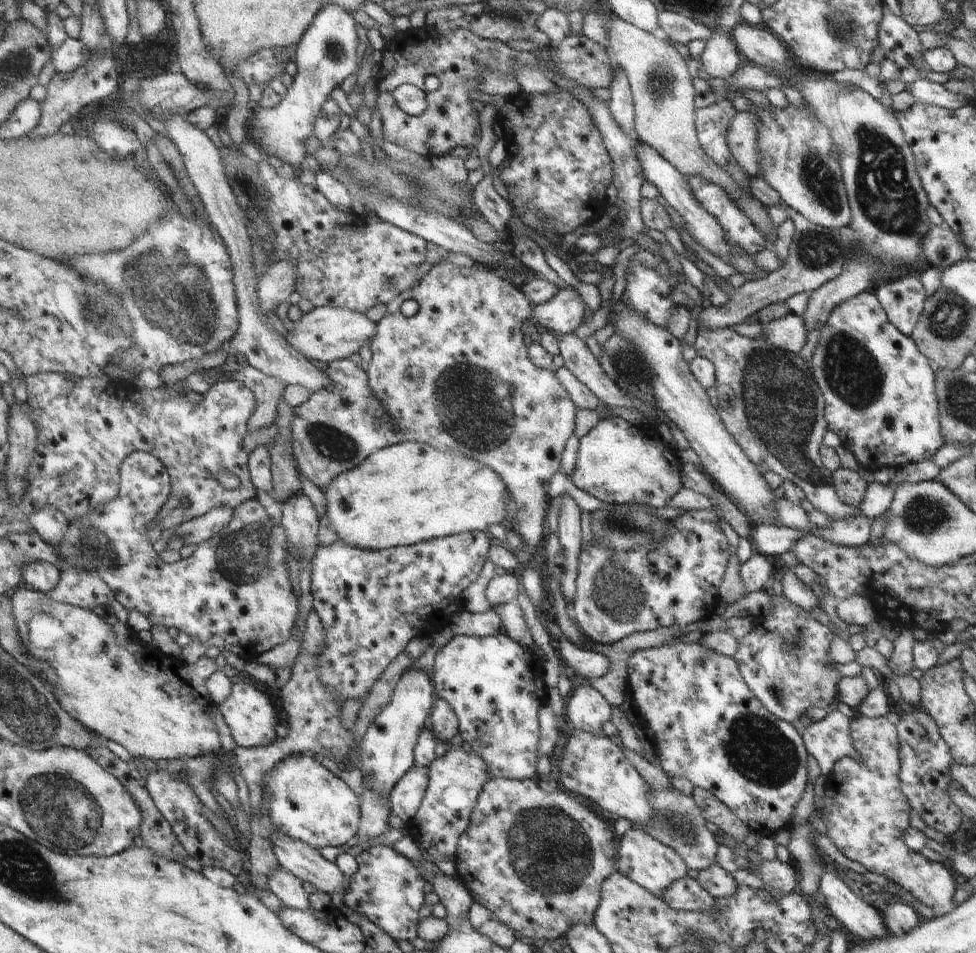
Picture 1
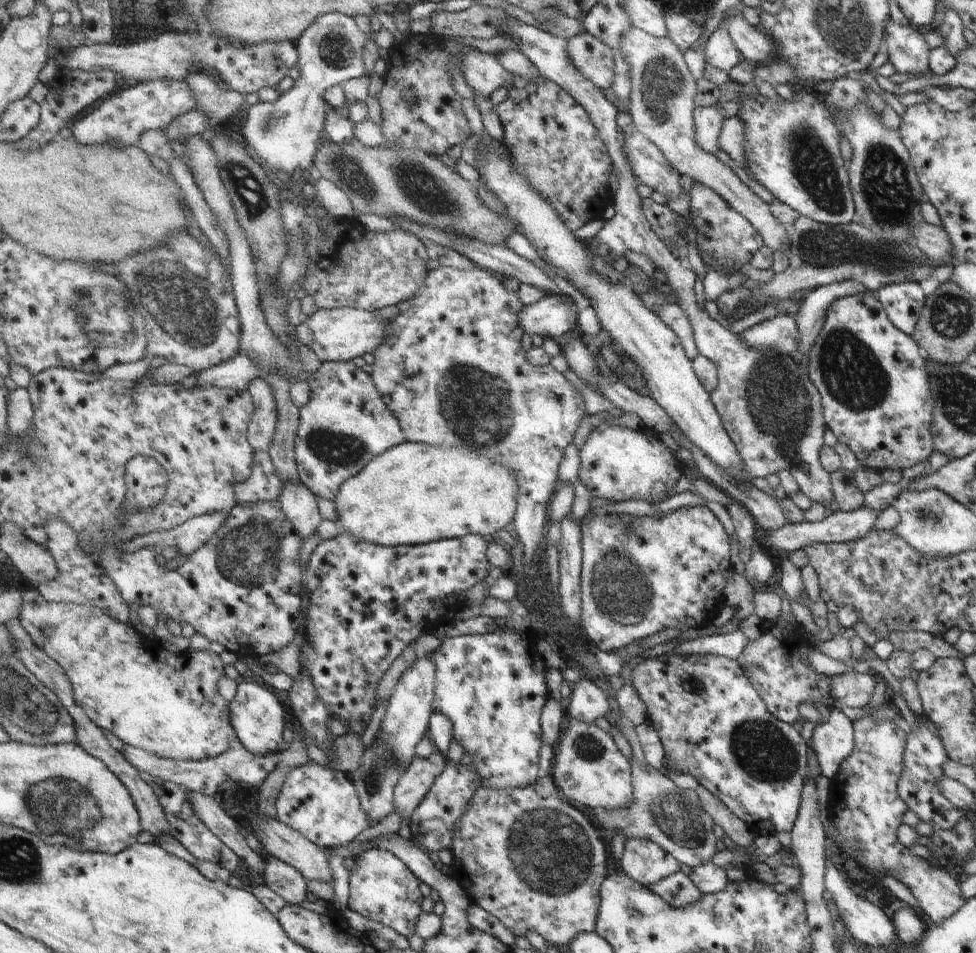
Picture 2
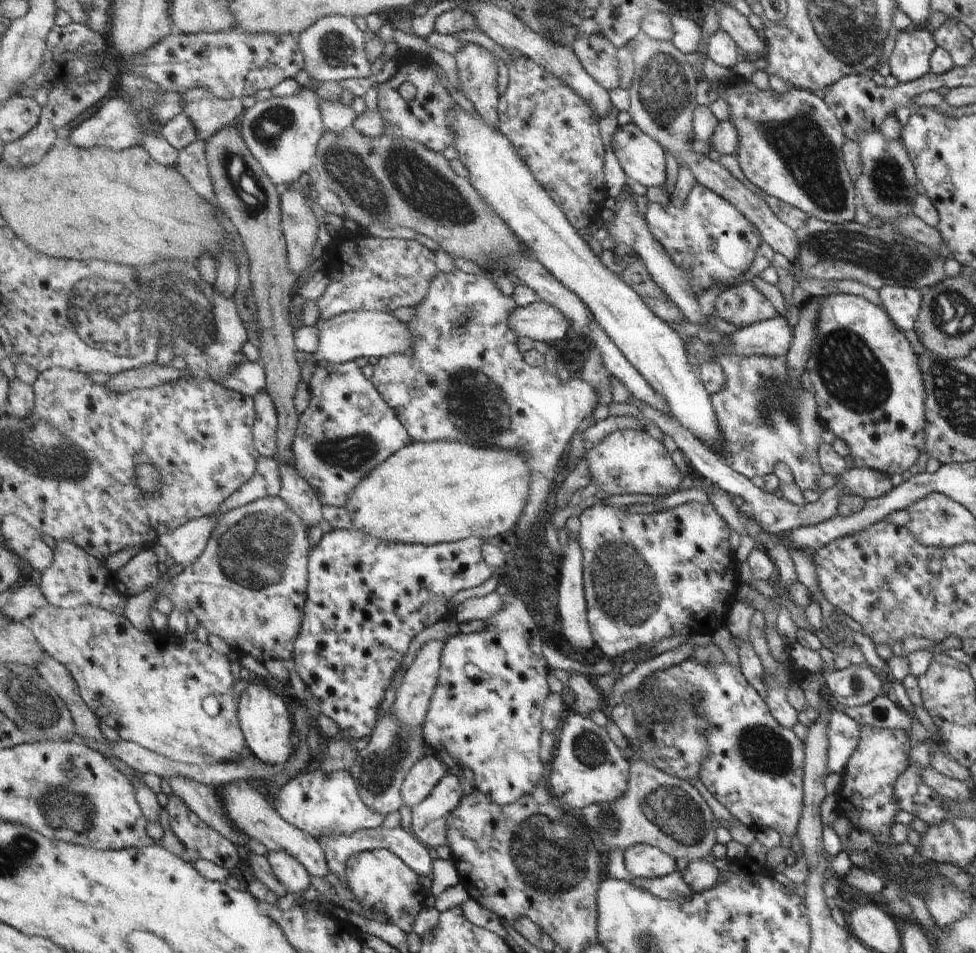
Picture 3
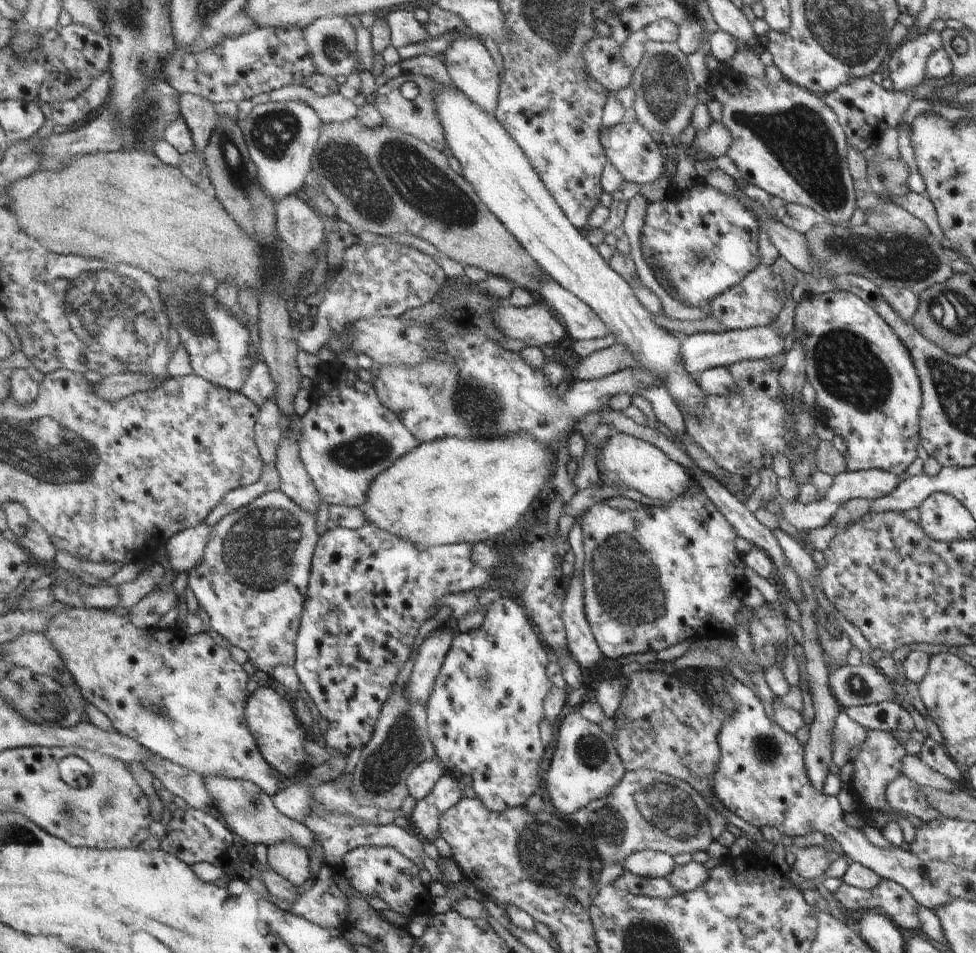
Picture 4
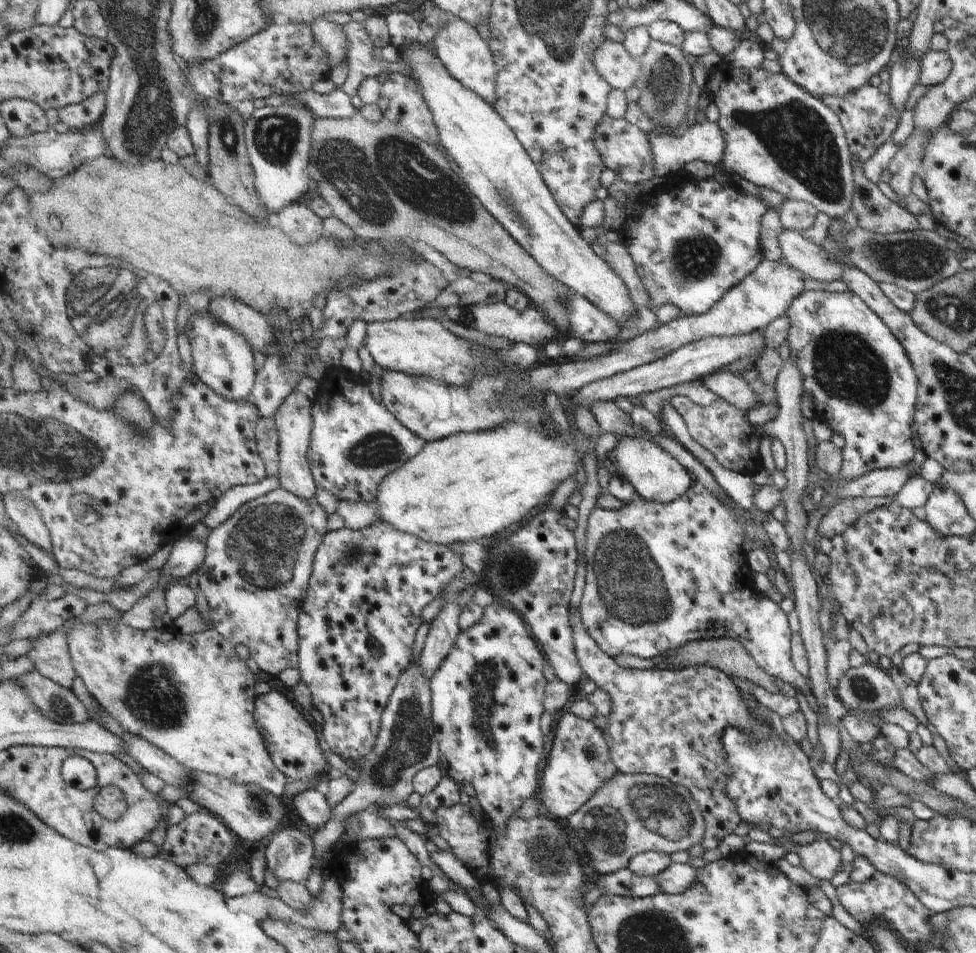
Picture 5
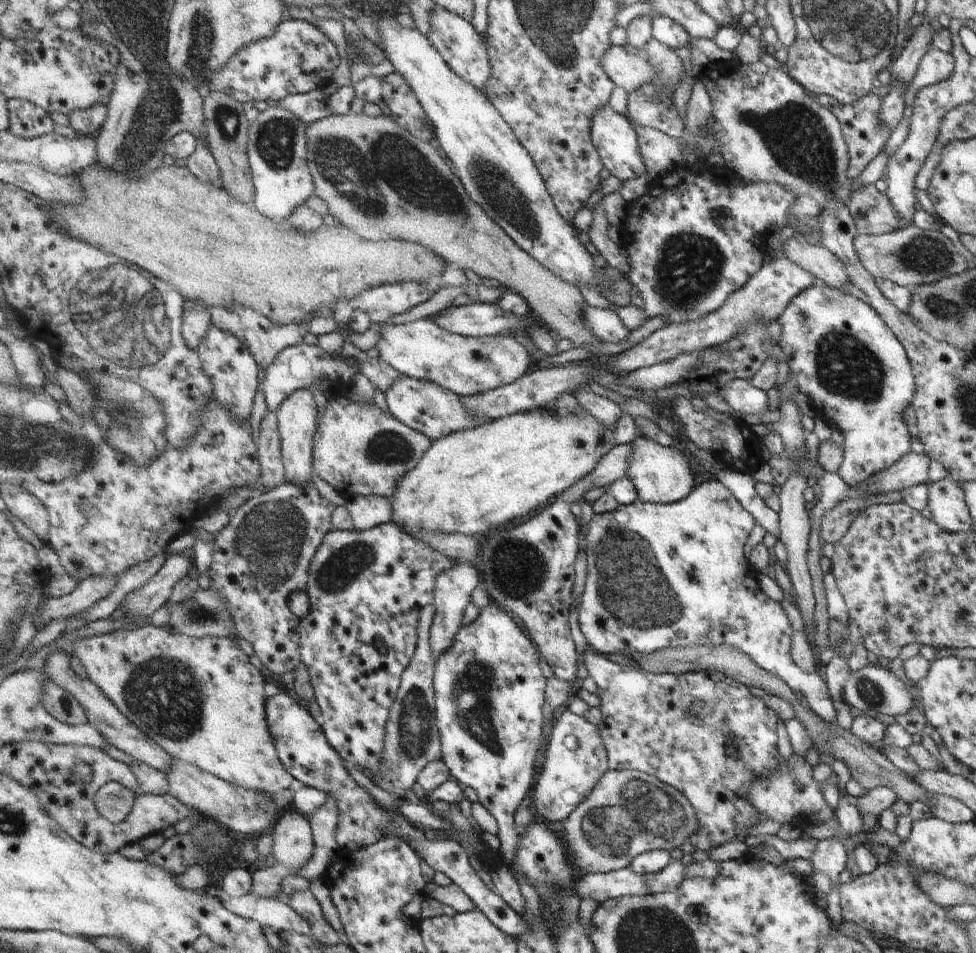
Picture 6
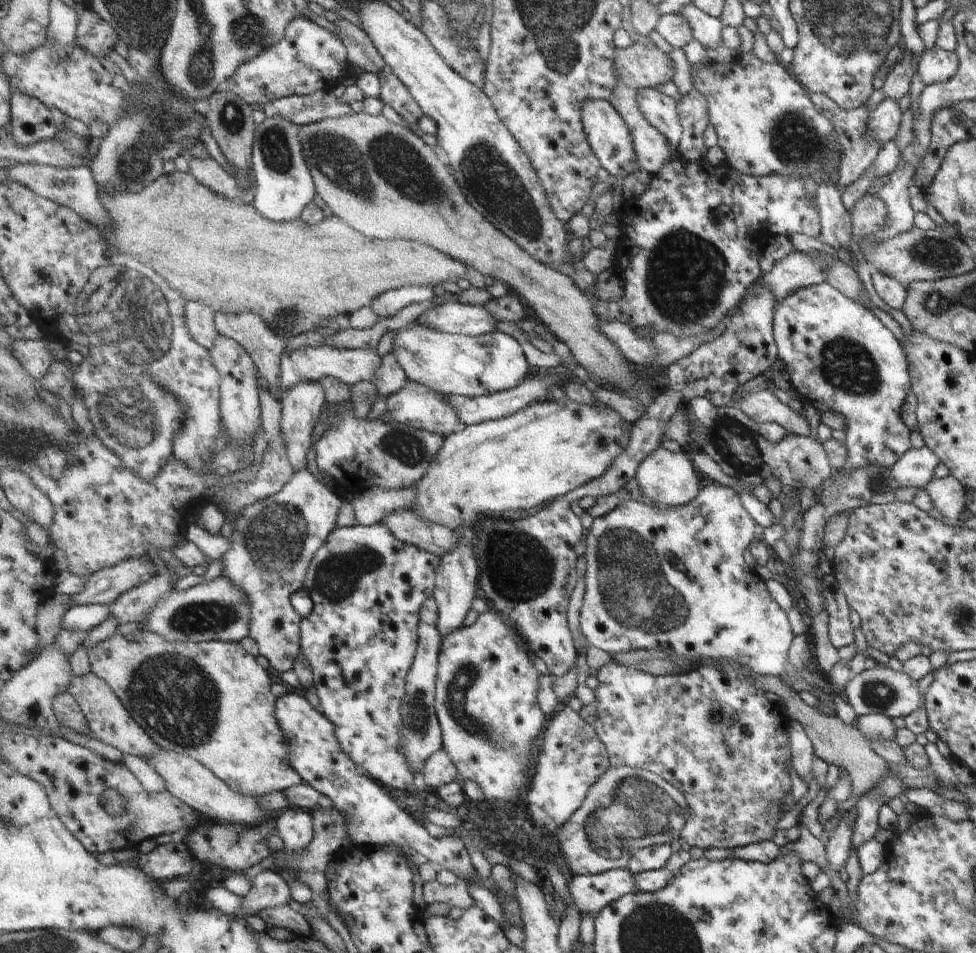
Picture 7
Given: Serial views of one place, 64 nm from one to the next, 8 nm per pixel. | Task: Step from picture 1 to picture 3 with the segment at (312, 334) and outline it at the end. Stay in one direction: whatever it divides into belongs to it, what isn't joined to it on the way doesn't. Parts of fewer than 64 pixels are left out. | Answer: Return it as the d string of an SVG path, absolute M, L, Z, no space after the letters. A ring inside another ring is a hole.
M381 311L345 312L331 320L319 317L316 327L319 331L317 357L339 365L363 356L381 360L391 354L405 354L413 346L413 336L407 322L402 322L390 313Z

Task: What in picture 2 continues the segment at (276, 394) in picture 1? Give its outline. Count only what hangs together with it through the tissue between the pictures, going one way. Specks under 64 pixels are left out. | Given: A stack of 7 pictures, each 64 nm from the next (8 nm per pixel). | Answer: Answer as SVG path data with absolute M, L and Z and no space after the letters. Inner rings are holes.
M264 378L251 382L249 392L253 395L256 412L249 424L249 442L257 452L268 452L273 446L277 423L278 408L273 386Z

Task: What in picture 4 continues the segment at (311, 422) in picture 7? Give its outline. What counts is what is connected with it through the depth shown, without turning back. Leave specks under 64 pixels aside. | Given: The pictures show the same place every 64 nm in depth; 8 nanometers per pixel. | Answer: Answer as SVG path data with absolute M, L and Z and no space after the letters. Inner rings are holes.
M295 412L293 418L281 413L281 444L275 468L279 471L281 478L281 492L285 492L289 498L293 498L305 512L317 514L321 506L320 491L317 490L316 483L309 476L309 470L305 468L301 460L301 448L299 448L299 438L301 438L301 426L303 426L303 416Z

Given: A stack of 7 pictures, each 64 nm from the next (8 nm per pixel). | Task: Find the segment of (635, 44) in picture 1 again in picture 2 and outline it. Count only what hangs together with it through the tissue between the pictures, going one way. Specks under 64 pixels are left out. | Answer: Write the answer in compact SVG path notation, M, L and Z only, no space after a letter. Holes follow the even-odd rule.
M635 26L621 36L619 50L631 64L633 88L629 100L629 114L637 130L647 136L653 144L657 144L682 175L691 176L695 182L716 191L733 210L748 219L752 226L756 227L762 243L769 251L780 250L787 254L791 244L790 232L771 216L768 204L739 181L727 165L718 161L713 155L703 152L695 144L693 126L695 80L687 68L684 52L681 52L670 37L659 38Z

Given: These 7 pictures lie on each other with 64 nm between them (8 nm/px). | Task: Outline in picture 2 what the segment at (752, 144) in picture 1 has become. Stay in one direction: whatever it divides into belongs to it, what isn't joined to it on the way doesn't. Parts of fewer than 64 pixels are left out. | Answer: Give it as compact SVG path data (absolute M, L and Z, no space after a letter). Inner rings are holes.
M737 116L724 119L721 122L720 134L717 134L717 146L738 166L745 164L745 130Z

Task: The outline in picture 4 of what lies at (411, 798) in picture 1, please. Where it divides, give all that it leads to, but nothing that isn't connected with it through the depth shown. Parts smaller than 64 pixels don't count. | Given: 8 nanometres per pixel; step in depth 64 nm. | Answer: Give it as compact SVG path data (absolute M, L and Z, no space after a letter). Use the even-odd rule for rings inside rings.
M439 759L423 762L419 768L413 770L413 774L407 778L407 786L409 786L409 794L416 801L429 796L437 781L447 774L447 770Z

